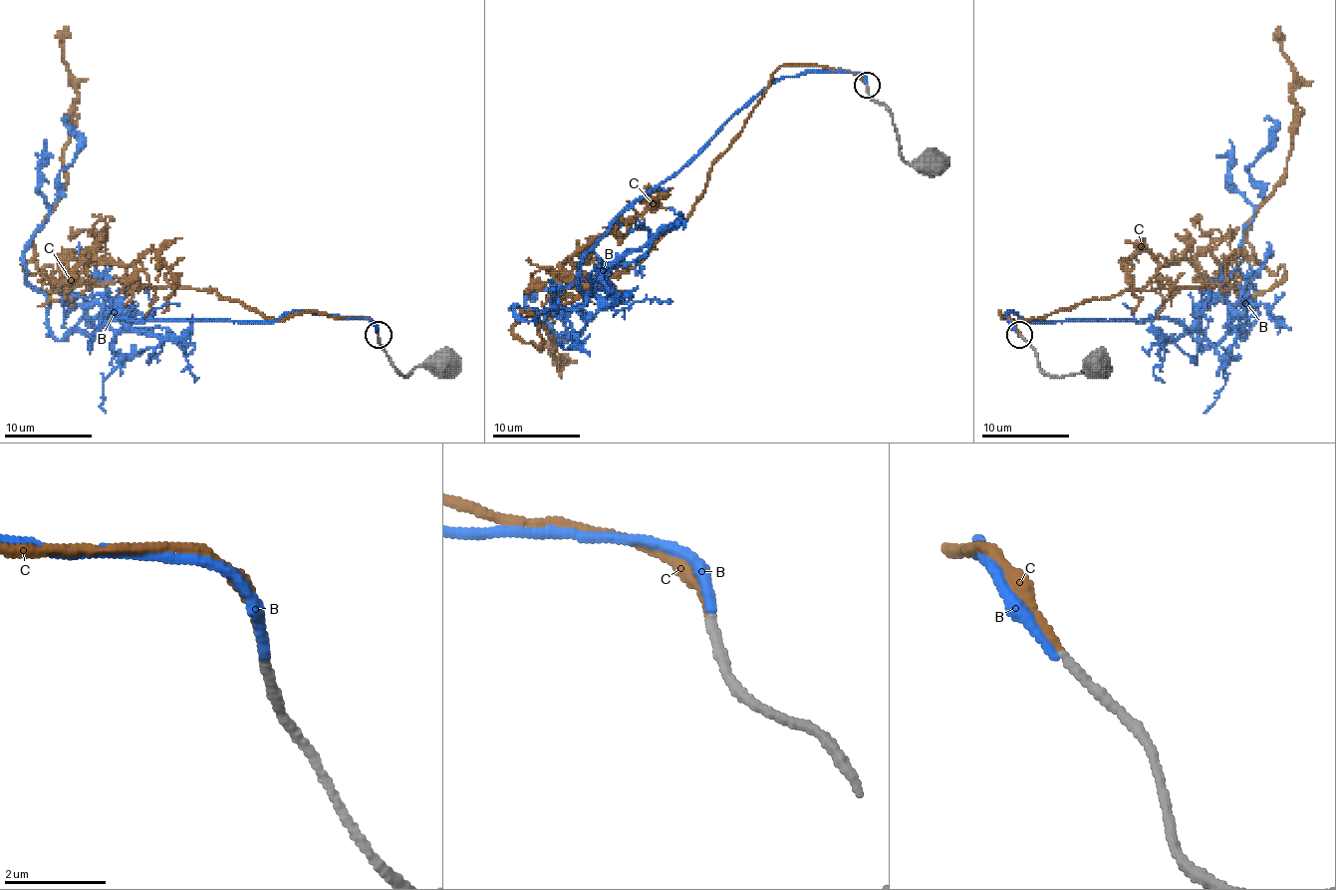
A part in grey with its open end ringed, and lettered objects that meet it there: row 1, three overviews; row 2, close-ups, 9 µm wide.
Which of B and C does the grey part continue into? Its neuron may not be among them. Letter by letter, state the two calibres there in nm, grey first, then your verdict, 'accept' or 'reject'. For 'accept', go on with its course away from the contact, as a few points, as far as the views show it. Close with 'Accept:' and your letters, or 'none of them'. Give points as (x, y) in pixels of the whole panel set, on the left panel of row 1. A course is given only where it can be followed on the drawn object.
B: calibres 180 and 170 nm; reject
C: calibres 180 and 150 nm; accept; course (378, 334), (363, 316), (266, 319), (196, 288), (50, 297), (53, 268), (24, 266), (66, 185), (68, 26)
Accept: C

